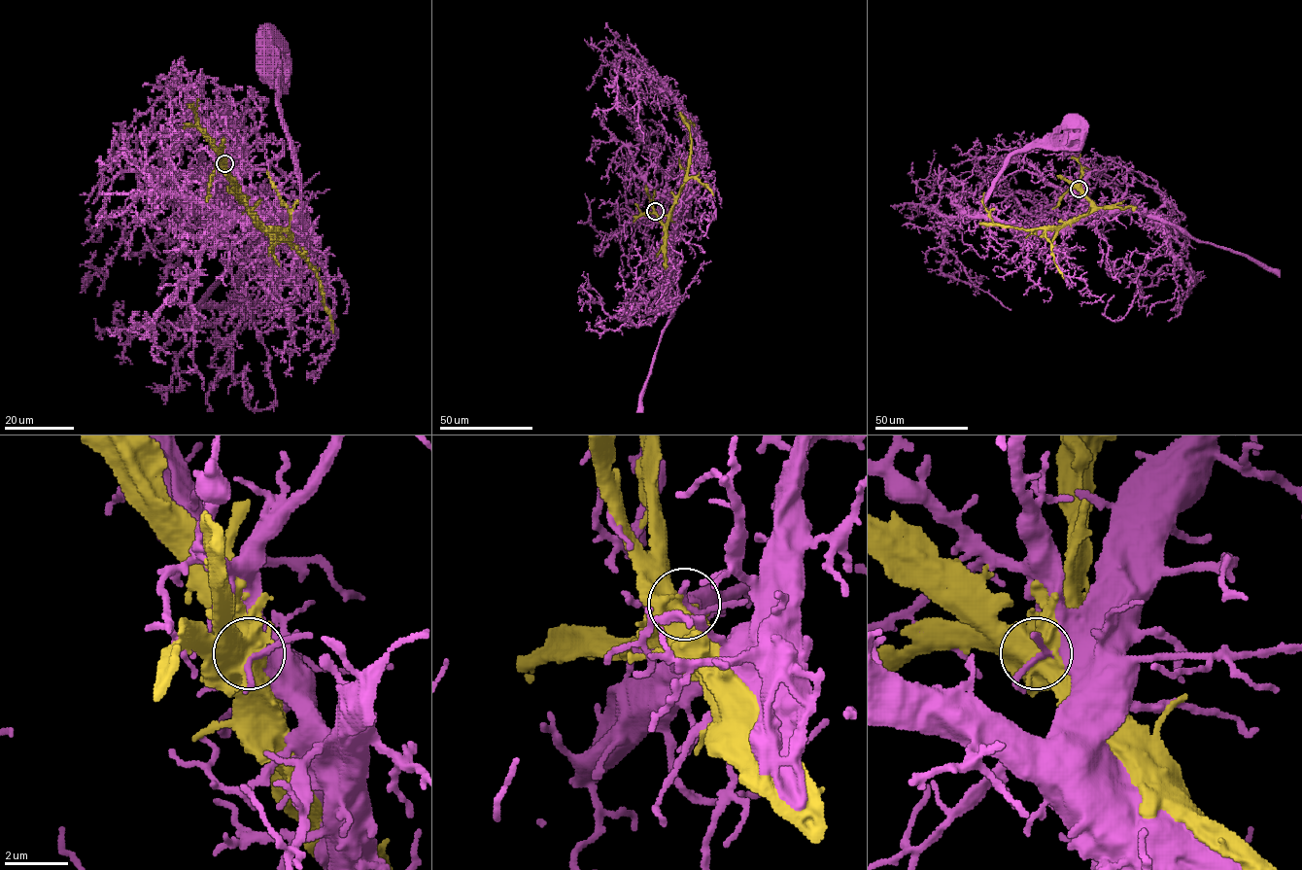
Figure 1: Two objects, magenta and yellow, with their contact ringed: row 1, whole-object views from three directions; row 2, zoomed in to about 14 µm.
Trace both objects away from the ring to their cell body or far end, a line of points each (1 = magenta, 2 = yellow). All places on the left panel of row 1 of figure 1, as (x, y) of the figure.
1: (224, 162), (242, 207), (253, 213), (274, 231), (298, 240), (301, 186), (282, 121), (278, 59), (269, 45)
2: (224, 162), (224, 169), (238, 187), (248, 211), (271, 233), (287, 238), (289, 210), (266, 170)

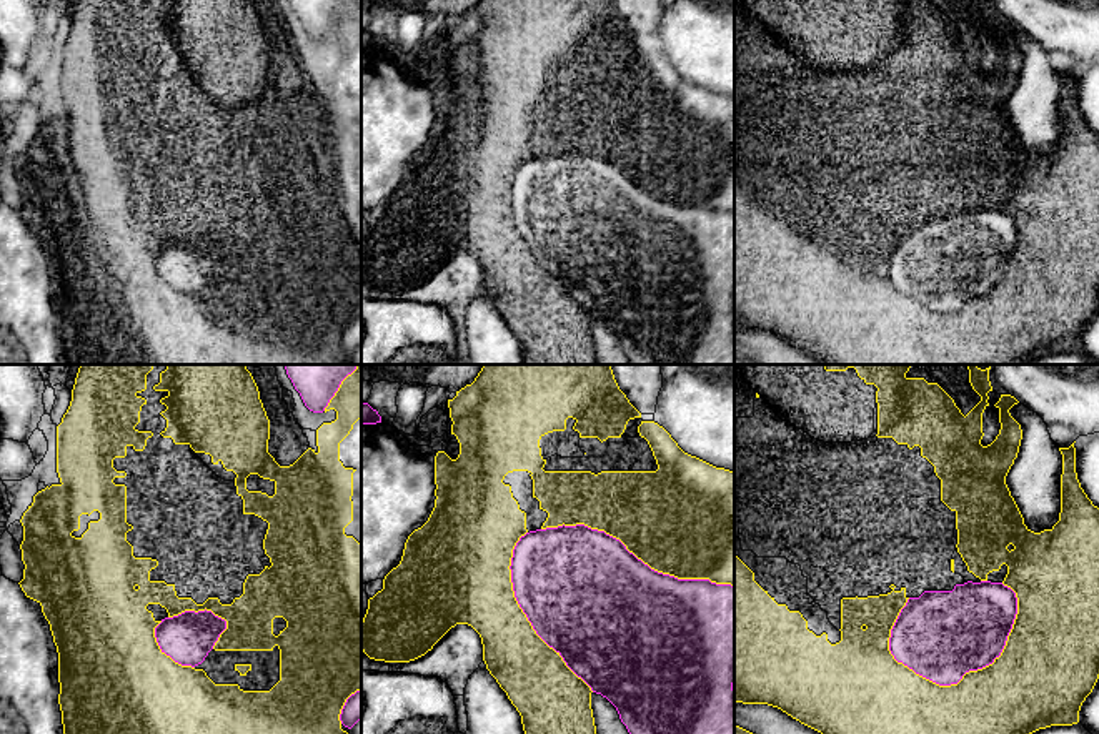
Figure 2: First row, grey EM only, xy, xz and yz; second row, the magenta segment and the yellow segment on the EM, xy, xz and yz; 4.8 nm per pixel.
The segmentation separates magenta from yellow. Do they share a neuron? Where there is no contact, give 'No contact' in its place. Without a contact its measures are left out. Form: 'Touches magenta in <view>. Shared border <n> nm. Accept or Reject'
Touches magenta in yz. Shared border 700 nm. Reject

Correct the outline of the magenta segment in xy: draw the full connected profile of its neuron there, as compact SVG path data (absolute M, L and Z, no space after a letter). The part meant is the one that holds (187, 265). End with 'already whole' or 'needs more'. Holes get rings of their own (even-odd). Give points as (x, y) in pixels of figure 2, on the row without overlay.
M185 238L162 246L155 265L162 280L175 290L195 295L205 288L225 256L226 248L211 238Z; already whole

